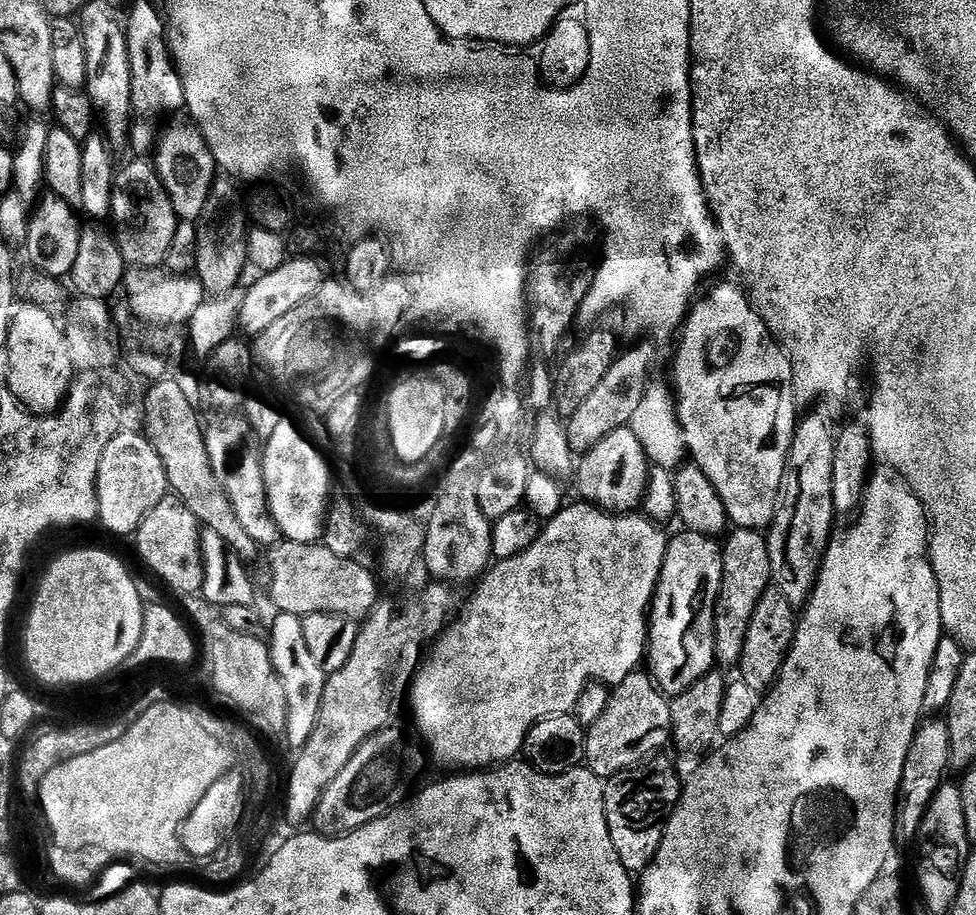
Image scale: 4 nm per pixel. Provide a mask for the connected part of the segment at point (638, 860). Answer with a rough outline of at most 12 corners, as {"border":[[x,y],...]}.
{"border":[[672,772],[616,778],[610,842],[633,874],[658,854],[682,795]]}

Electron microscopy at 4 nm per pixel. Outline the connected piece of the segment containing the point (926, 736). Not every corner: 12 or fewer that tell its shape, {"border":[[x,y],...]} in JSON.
{"border":[[948,725],[916,730],[896,805],[899,839],[915,841],[950,772]]}

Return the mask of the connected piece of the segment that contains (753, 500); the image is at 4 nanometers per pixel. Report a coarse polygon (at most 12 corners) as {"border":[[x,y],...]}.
{"border":[[720,284],[672,384],[735,527],[774,521],[798,425],[787,352]]}

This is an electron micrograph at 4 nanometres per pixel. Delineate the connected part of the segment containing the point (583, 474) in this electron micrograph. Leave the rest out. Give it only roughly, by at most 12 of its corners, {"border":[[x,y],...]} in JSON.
{"border":[[632,427],[579,457],[574,484],[604,512],[643,505],[650,461]]}

